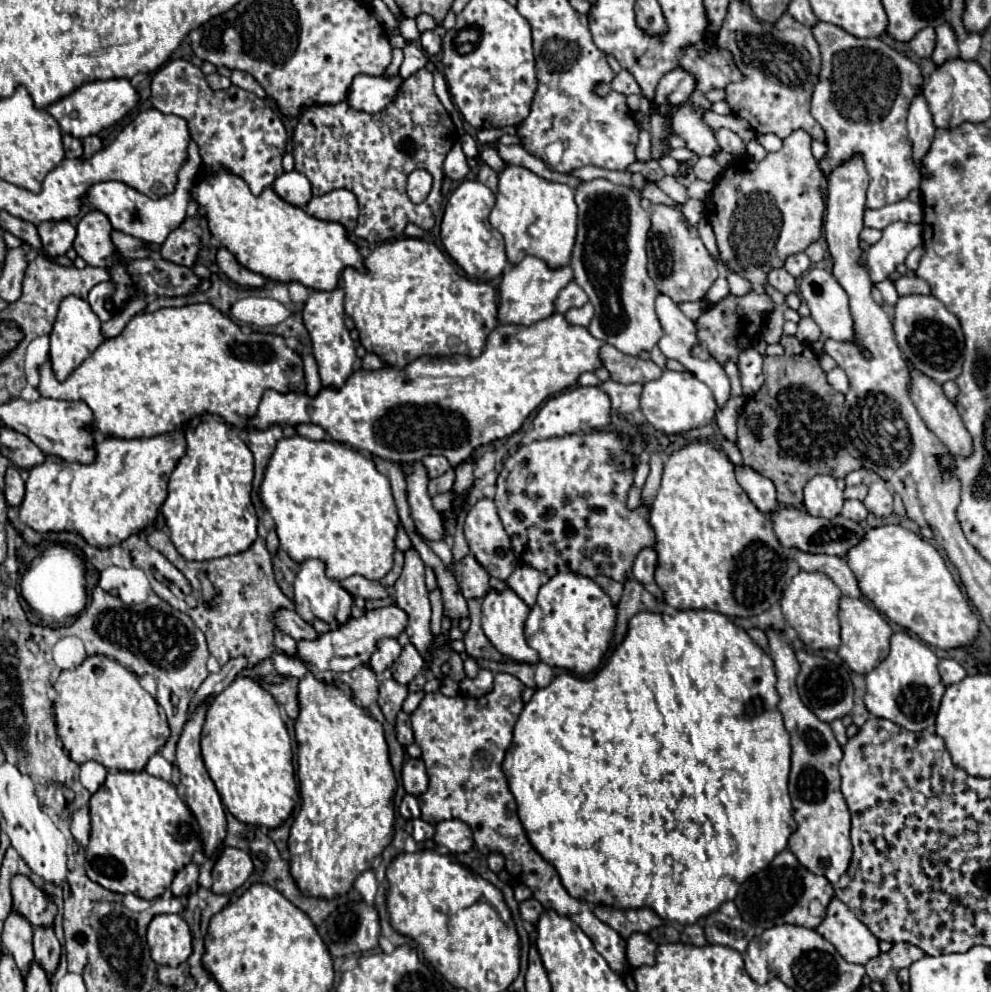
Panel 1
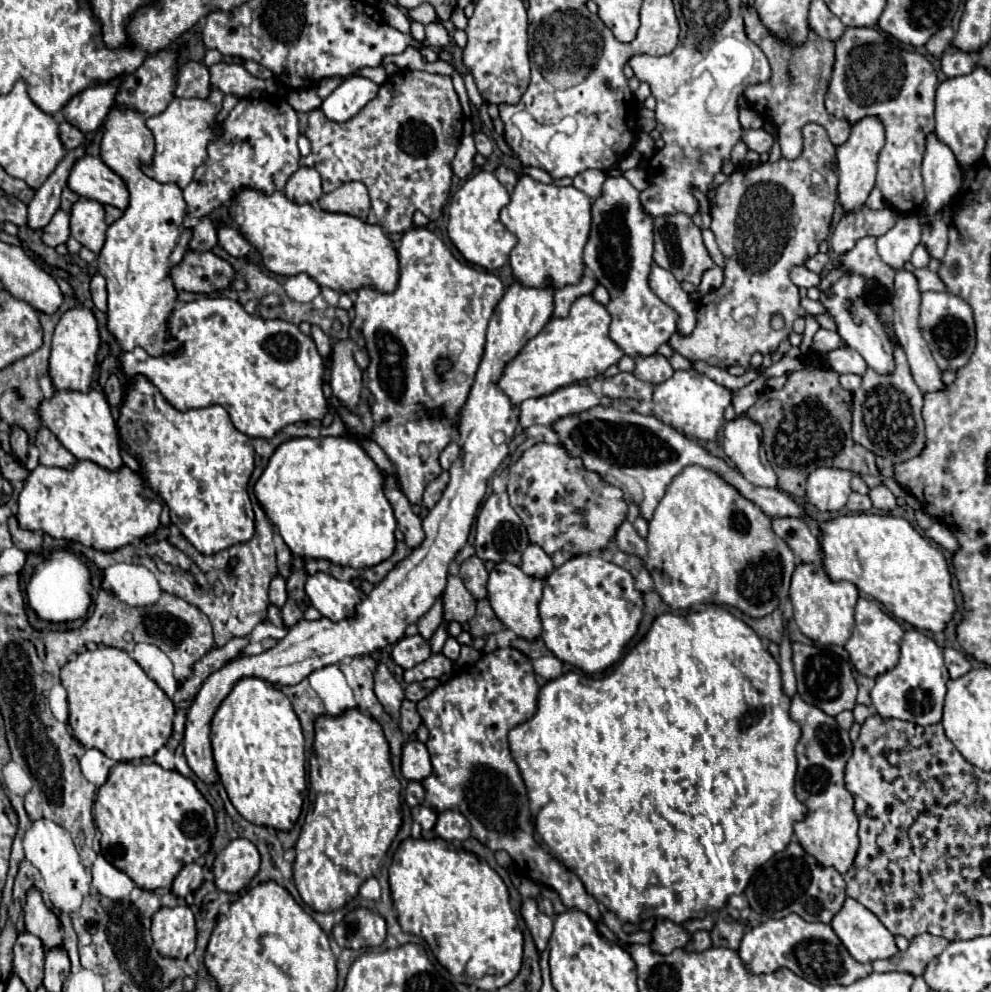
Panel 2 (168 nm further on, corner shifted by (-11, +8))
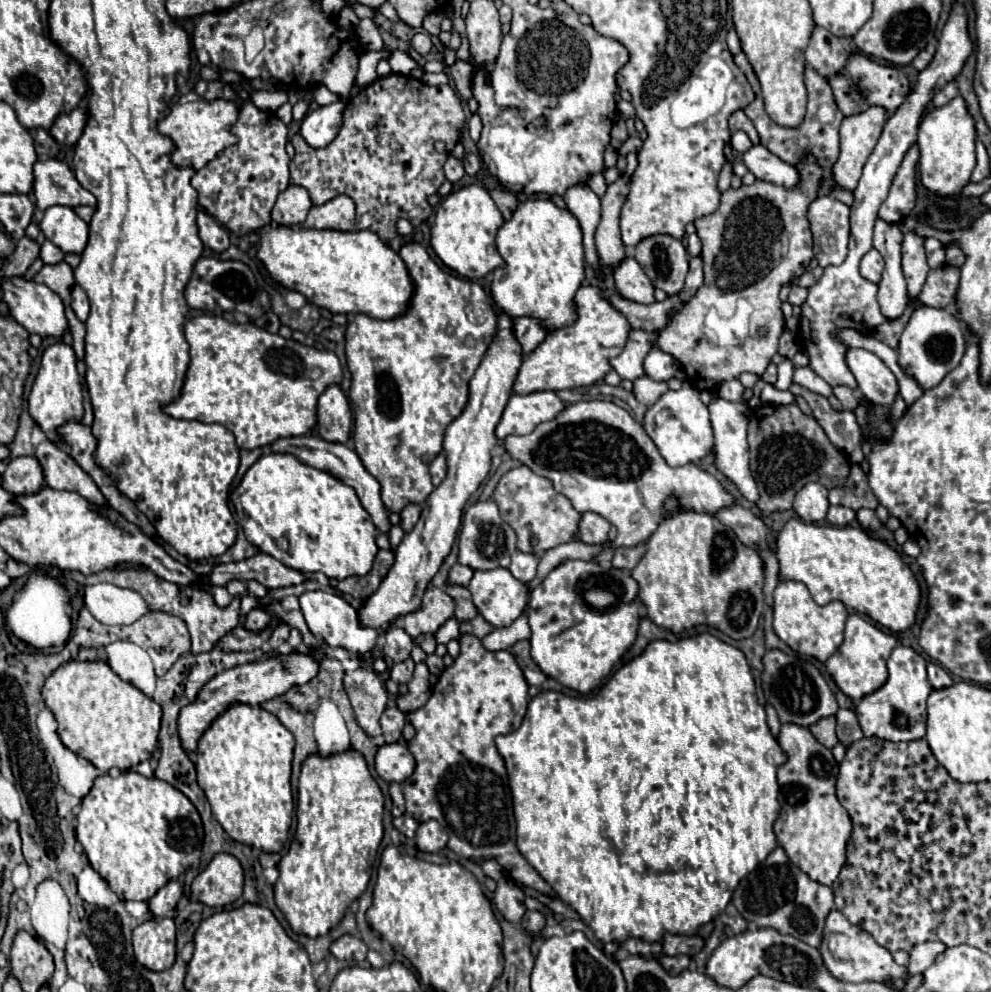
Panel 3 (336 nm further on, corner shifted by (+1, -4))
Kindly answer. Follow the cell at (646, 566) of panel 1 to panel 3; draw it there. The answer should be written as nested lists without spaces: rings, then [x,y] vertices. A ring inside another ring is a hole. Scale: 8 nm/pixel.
[[[584,512],[582,520],[580,520],[580,528],[578,528],[578,538],[586,544],[600,546],[600,544],[608,542],[608,530],[610,530],[608,520],[604,520],[602,516],[598,516],[594,512]]]

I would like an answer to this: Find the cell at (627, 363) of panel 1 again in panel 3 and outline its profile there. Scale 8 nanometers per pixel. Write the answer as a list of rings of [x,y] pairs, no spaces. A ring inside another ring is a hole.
[[[640,376],[634,380],[634,390],[632,394],[636,396],[638,402],[642,402],[644,406],[652,406],[664,392],[668,390],[666,382],[658,382],[658,380],[650,380],[650,376]]]

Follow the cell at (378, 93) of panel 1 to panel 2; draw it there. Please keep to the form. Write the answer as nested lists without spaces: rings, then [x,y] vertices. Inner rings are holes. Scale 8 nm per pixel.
[[[348,78],[342,86],[338,86],[324,102],[322,112],[332,122],[346,122],[356,116],[374,96],[378,94],[378,84],[368,78]]]

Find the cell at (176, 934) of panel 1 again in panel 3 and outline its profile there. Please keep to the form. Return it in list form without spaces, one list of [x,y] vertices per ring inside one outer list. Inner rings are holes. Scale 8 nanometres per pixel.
[[[152,918],[134,928],[136,960],[148,970],[168,970],[176,962],[176,926],[172,918]]]

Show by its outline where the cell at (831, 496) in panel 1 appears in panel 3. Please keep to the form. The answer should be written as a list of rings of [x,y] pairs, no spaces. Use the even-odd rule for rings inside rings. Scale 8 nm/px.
[[[806,484],[794,498],[794,510],[804,522],[822,522],[830,508],[828,490],[822,484]]]

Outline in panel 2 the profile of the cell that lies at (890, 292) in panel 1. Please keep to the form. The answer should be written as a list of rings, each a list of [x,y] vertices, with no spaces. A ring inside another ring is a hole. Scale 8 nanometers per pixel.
[[[842,276],[830,290],[820,294],[820,302],[826,306],[826,310],[834,316],[834,322],[838,326],[838,334],[844,338],[844,342],[848,344],[848,348],[856,350],[866,364],[880,376],[888,376],[894,372],[896,364],[894,364],[894,350],[876,318],[876,314],[872,314],[870,306],[864,300],[864,286],[866,286],[866,278],[864,276]]]

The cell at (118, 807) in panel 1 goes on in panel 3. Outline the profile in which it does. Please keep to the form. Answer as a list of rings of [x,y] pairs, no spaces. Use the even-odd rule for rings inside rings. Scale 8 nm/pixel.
[[[138,772],[120,776],[102,774],[94,780],[90,794],[82,800],[82,810],[76,816],[76,838],[82,844],[90,866],[108,882],[120,900],[150,900],[166,882],[180,872],[200,862],[204,828],[194,804],[174,786],[158,778],[146,778]]]

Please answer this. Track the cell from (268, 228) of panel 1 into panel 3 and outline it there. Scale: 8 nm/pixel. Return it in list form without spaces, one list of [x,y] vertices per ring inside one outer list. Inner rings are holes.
[[[266,224],[258,228],[258,260],[268,270],[270,278],[288,288],[306,296],[308,302],[318,308],[326,308],[332,314],[368,314],[372,318],[394,318],[406,310],[406,304],[412,296],[412,280],[406,272],[402,258],[386,246],[374,232],[370,230],[310,230],[302,226],[272,226]]]

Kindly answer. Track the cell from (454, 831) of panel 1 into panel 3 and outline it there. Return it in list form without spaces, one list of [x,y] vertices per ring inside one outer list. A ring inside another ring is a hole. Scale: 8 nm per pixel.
[[[436,820],[422,822],[420,828],[416,830],[416,846],[422,852],[438,852],[446,848],[446,844],[448,844],[448,832]]]

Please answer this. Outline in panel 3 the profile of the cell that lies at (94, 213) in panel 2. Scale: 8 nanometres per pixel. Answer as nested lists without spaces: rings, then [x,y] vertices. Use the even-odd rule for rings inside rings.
[[[50,206],[44,212],[40,228],[42,228],[44,238],[50,240],[52,244],[56,244],[64,254],[82,254],[82,248],[86,248],[88,224],[72,208],[68,208],[68,206]]]

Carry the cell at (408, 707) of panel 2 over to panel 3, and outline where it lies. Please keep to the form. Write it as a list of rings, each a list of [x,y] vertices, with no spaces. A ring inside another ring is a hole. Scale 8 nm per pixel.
[[[386,708],[382,718],[380,718],[380,726],[384,732],[384,738],[388,744],[398,742],[402,738],[402,728],[404,728],[404,712],[400,712],[398,708]]]

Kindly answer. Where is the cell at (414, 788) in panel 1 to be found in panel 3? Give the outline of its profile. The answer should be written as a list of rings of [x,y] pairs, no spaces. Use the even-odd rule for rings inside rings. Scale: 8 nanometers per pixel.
[[[394,742],[378,748],[376,772],[382,780],[402,784],[406,778],[410,778],[410,772],[414,772],[414,766],[416,766],[414,756],[410,754],[406,744]]]

